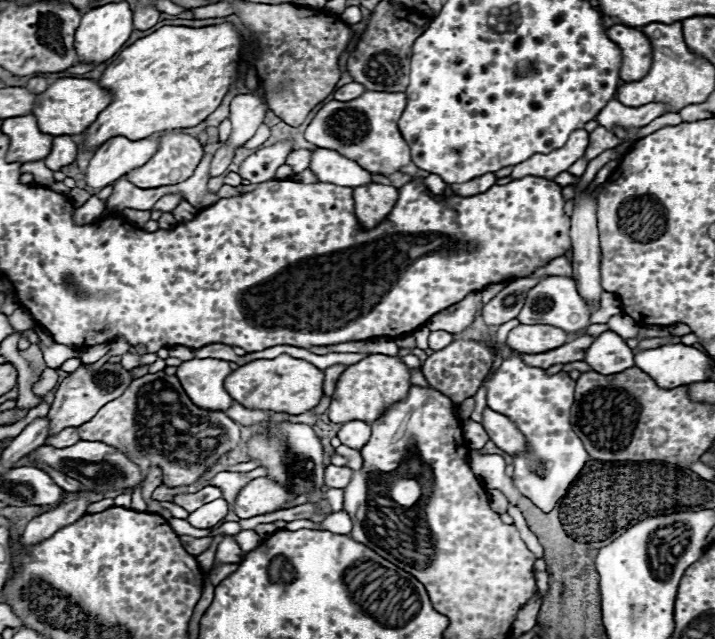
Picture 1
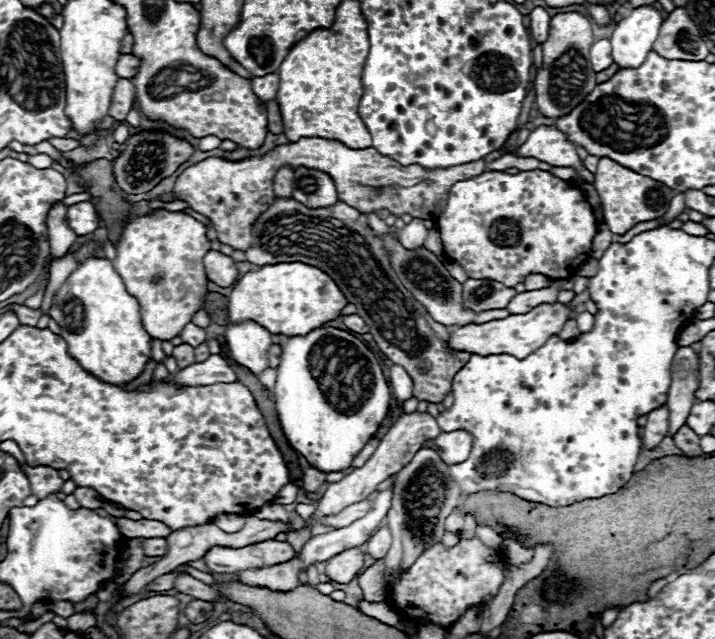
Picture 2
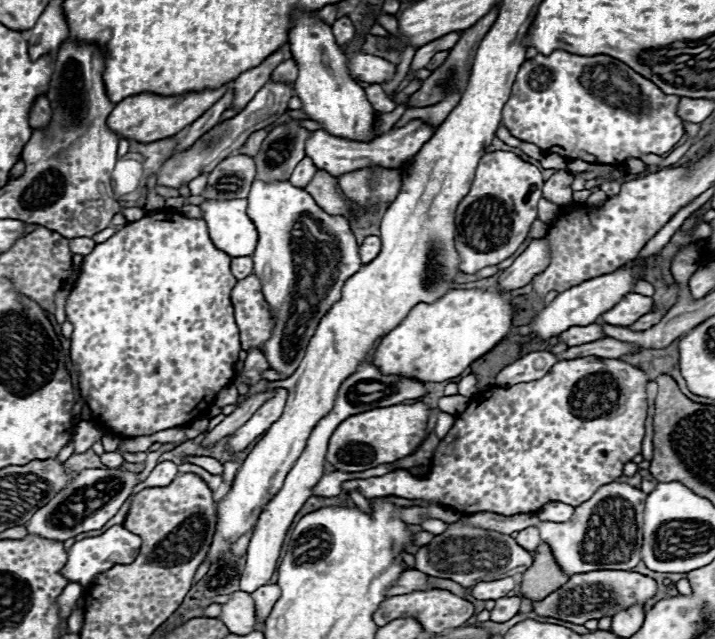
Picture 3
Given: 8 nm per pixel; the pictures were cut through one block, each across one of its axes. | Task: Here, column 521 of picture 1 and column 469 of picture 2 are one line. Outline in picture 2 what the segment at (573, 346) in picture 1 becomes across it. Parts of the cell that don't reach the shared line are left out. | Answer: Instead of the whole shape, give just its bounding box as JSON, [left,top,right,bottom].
[246,198,470,404]

